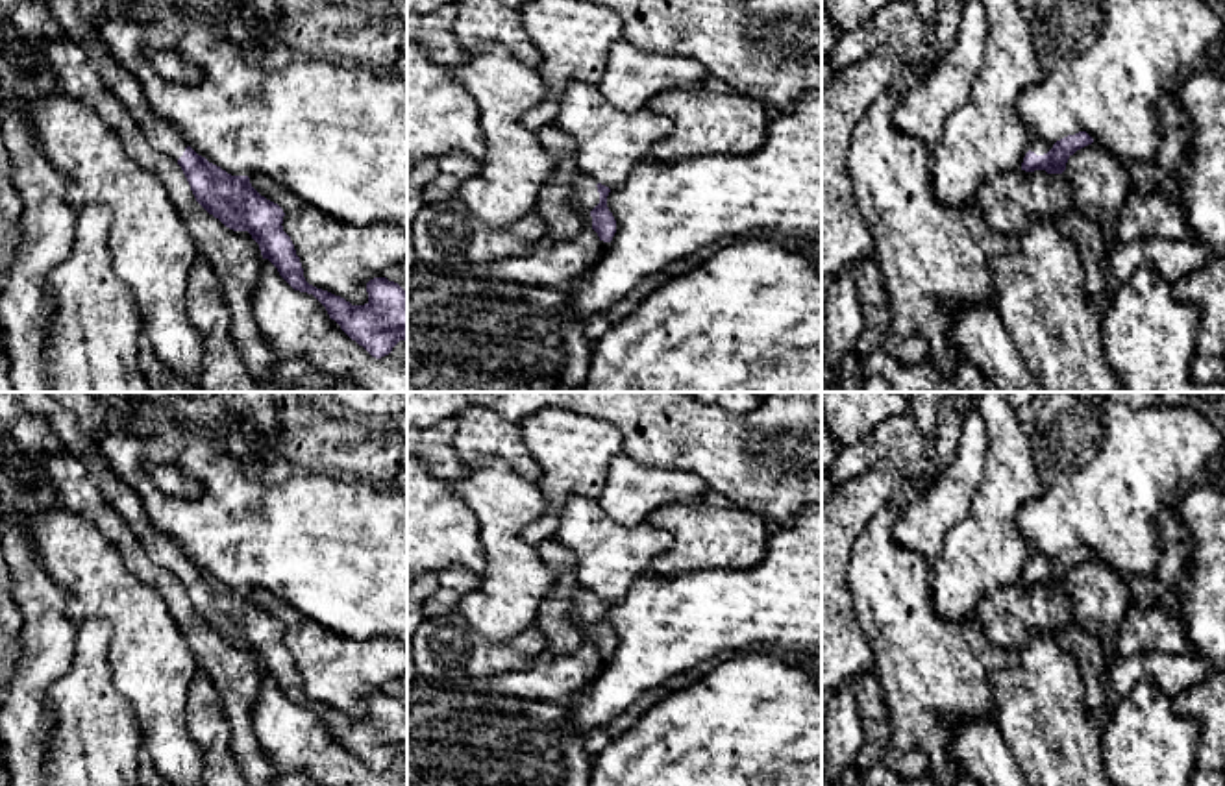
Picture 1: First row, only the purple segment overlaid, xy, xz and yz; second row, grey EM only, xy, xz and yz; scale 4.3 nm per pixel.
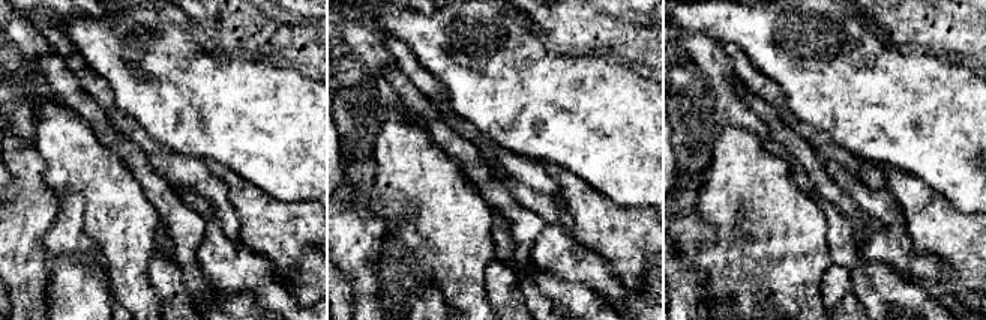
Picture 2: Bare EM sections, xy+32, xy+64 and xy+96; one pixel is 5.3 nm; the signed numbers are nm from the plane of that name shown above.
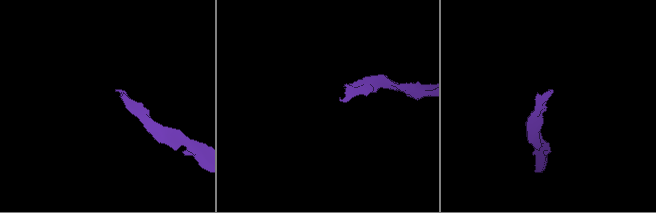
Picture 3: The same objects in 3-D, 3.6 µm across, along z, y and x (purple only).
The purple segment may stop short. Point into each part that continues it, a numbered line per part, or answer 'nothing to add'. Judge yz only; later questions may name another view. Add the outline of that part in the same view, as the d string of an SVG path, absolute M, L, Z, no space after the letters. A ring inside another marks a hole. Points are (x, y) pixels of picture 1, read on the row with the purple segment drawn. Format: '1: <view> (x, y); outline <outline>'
1: yz (1037, 145); outline M1031 133L1031 139L1029 139L1025 154L1031 150L1036 155L1044 155L1044 154L1047 154L1053 148L1053 144L1055 142L1046 142L1040 137L1036 137L1036 135Z

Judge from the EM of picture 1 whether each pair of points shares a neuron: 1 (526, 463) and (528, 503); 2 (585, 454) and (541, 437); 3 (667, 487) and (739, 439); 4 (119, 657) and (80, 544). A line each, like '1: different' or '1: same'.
1: different
2: same
3: different
4: same

